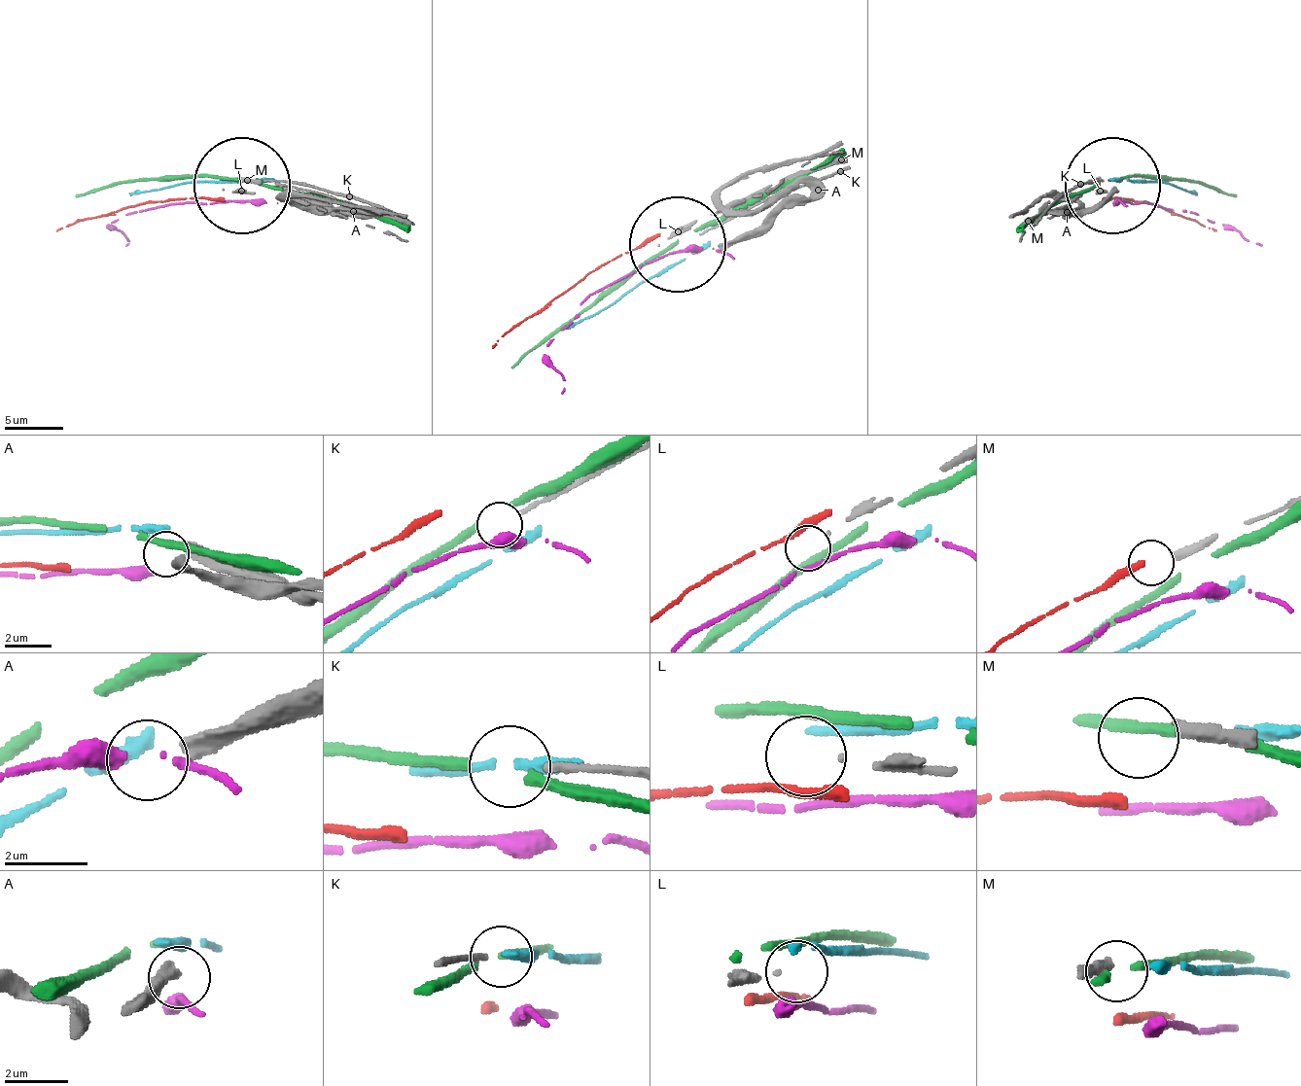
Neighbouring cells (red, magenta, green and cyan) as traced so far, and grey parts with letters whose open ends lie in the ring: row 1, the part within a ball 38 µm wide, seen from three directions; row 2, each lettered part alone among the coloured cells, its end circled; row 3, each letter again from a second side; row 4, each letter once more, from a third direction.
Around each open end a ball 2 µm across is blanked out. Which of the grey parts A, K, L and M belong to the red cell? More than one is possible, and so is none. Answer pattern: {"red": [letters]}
{"red": []}

